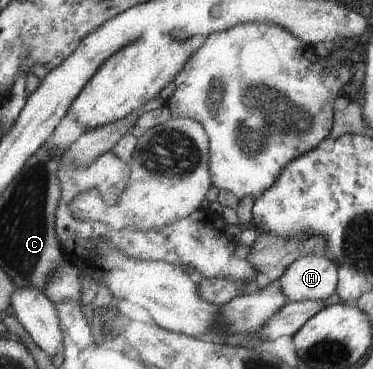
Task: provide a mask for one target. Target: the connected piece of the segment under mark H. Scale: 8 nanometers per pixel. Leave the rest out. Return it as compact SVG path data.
M304 255L296 259L270 285L282 289L288 302L323 301L335 293L339 279L338 265L328 257Z

